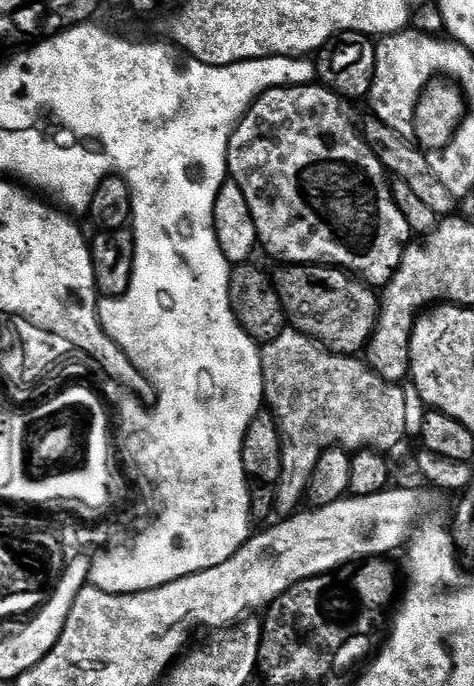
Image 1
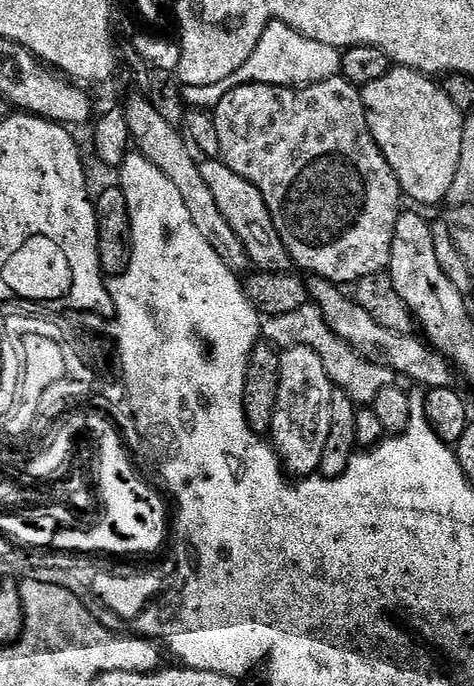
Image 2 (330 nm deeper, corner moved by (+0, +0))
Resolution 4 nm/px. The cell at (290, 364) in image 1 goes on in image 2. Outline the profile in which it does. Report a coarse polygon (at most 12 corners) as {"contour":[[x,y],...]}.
{"contour":[[320,309],[270,316],[262,332],[281,349],[321,356],[349,397],[371,405],[394,373],[340,340]]}

